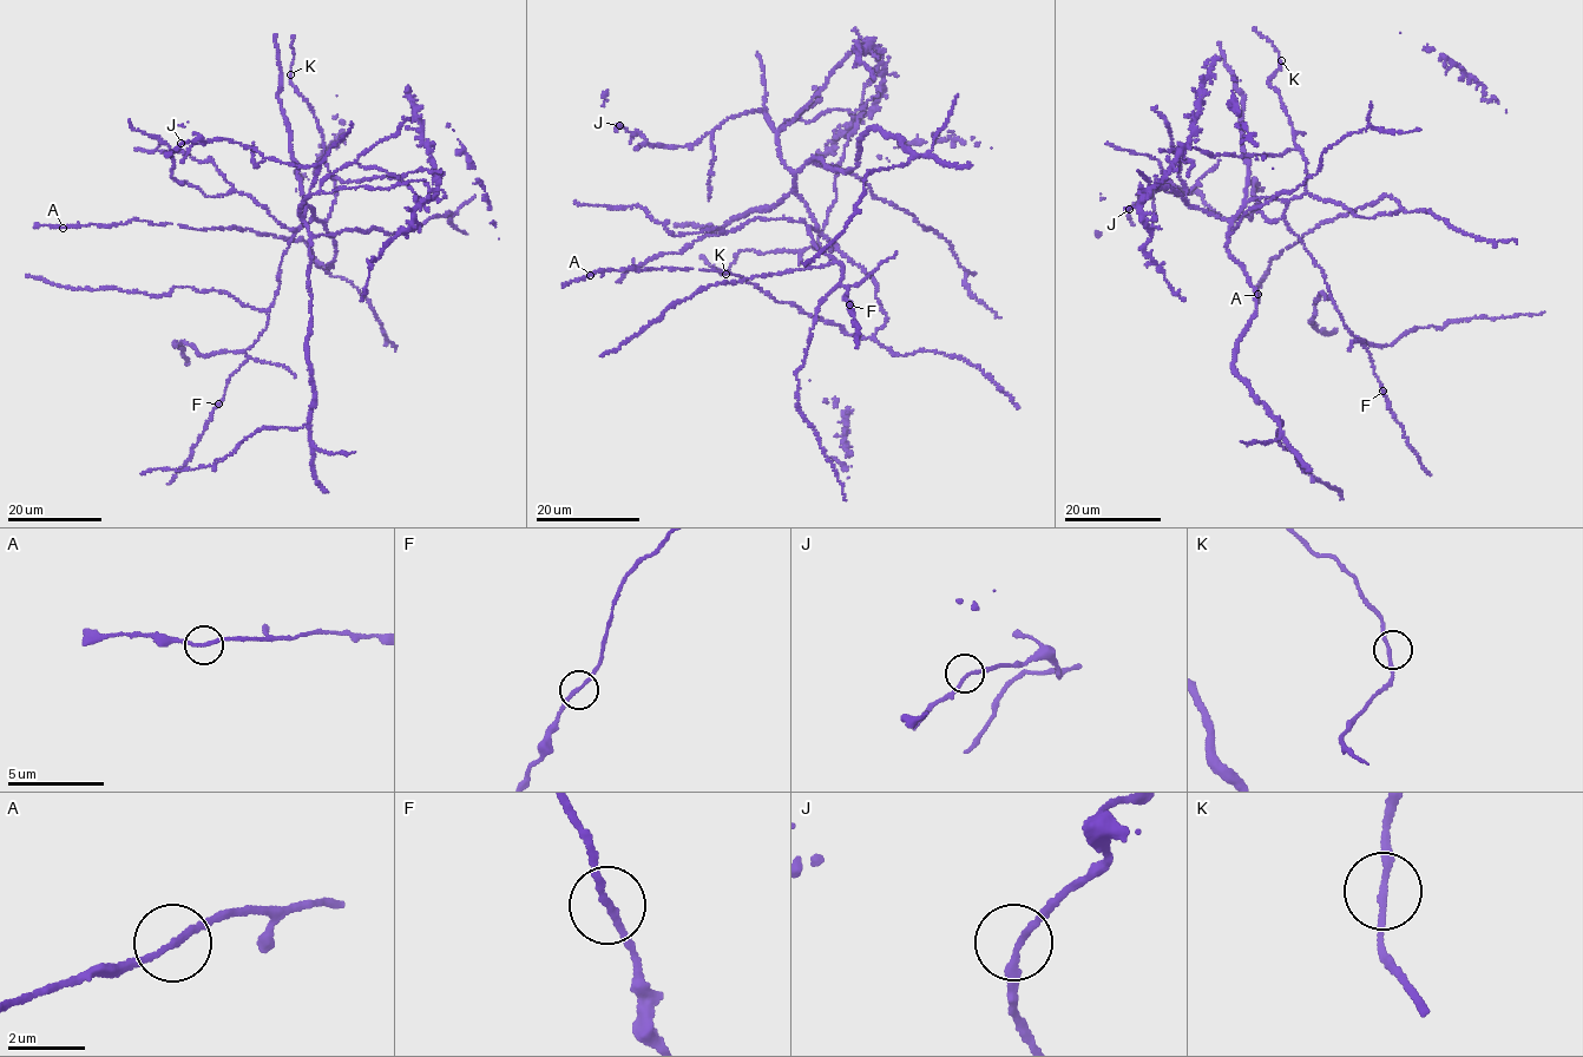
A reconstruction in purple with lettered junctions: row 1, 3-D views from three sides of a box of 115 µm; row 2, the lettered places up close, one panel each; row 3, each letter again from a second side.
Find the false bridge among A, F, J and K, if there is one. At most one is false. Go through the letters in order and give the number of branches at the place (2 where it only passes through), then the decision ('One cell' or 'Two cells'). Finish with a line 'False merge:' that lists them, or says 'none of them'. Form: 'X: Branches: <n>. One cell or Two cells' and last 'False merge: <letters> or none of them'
A: Branches: 2. One cell
F: Branches: 2. One cell
J: Branches: 2. One cell
K: Branches: 2. One cell
False merge: none of them

